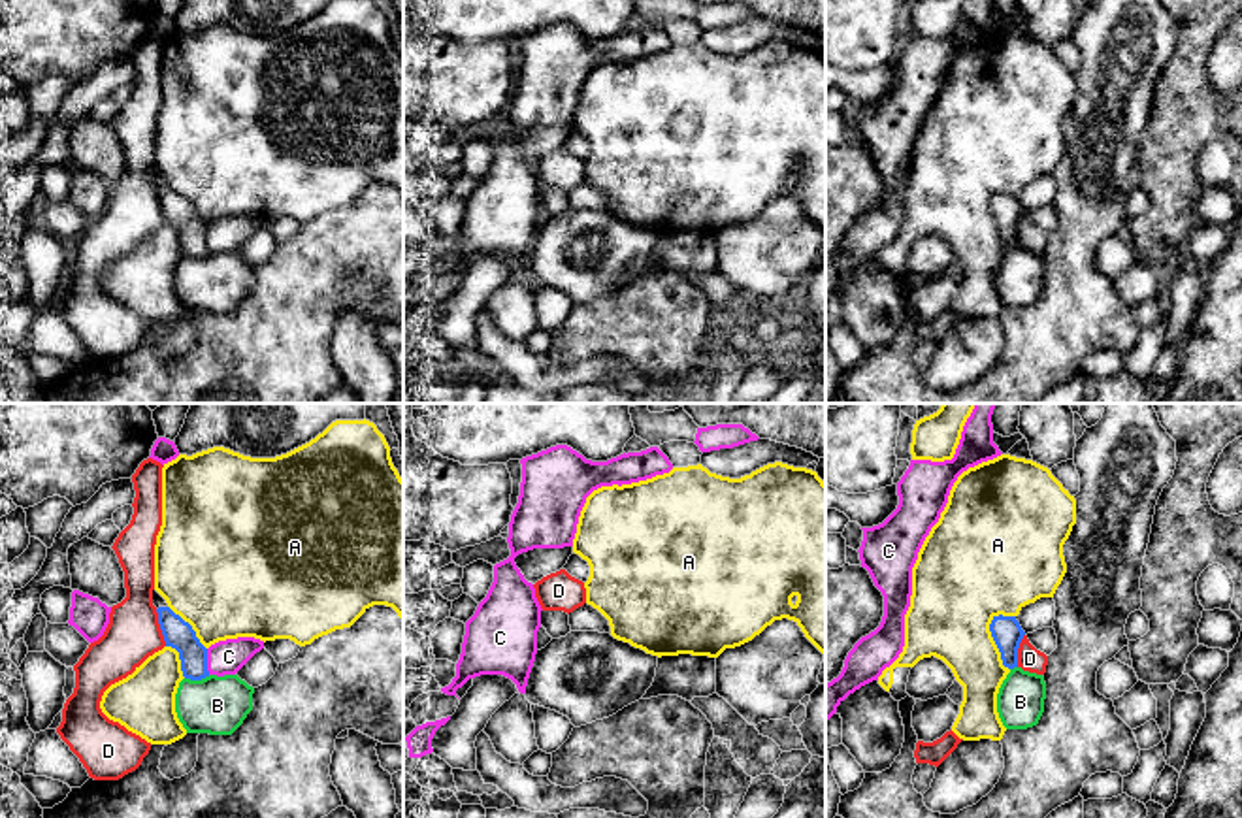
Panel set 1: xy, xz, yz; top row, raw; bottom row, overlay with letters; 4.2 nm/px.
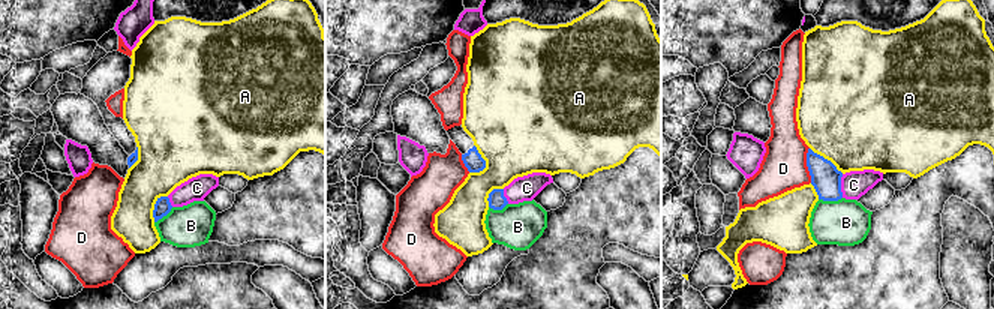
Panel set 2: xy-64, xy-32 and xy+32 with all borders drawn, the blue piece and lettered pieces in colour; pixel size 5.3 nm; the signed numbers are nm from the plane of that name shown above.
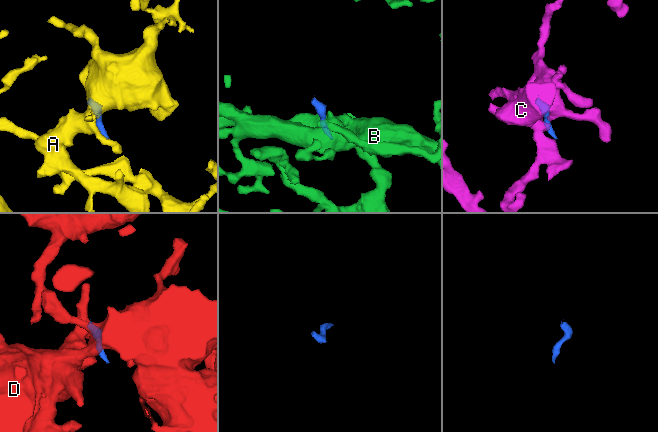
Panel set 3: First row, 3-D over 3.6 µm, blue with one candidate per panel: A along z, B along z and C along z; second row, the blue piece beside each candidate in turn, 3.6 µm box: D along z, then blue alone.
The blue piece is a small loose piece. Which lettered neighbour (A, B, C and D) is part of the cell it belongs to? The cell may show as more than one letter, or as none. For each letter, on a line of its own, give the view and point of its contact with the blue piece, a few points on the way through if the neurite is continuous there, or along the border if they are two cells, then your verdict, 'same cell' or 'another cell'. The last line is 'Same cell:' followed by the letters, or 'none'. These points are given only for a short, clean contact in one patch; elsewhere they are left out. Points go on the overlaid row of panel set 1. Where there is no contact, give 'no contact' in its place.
A: yz (994, 639) | another cell
B: xy (196, 679) | along xy (210, 675), (185, 679) | another cell
C: xy (206, 662) | along xy (206, 649), (206, 670), (210, 673) | another cell
D: xy (161, 628) | along xy (155, 609), (166, 645) | another cell
Same cell: none

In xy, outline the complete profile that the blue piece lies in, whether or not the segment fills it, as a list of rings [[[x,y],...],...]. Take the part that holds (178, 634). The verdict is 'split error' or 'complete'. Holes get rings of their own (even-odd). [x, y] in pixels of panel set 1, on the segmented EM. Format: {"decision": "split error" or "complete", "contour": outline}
{"decision": "split error", "contour": [[[153,590],[153,605],[158,613],[158,624],[166,646],[172,646],[179,652],[183,677],[190,680],[202,680],[209,677],[207,648],[196,637],[192,626],[175,614],[156,590]]]}

